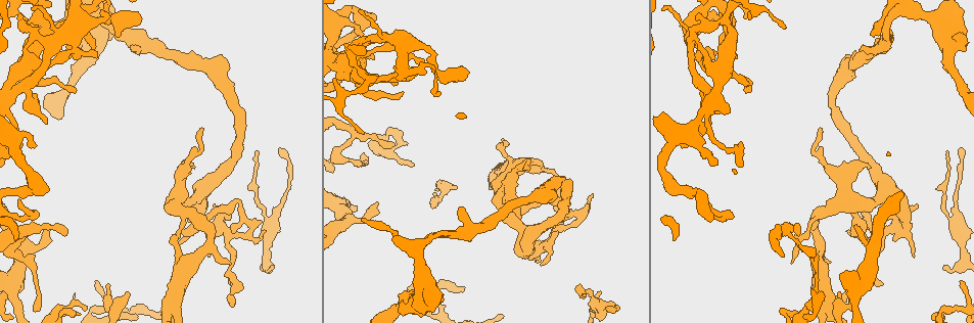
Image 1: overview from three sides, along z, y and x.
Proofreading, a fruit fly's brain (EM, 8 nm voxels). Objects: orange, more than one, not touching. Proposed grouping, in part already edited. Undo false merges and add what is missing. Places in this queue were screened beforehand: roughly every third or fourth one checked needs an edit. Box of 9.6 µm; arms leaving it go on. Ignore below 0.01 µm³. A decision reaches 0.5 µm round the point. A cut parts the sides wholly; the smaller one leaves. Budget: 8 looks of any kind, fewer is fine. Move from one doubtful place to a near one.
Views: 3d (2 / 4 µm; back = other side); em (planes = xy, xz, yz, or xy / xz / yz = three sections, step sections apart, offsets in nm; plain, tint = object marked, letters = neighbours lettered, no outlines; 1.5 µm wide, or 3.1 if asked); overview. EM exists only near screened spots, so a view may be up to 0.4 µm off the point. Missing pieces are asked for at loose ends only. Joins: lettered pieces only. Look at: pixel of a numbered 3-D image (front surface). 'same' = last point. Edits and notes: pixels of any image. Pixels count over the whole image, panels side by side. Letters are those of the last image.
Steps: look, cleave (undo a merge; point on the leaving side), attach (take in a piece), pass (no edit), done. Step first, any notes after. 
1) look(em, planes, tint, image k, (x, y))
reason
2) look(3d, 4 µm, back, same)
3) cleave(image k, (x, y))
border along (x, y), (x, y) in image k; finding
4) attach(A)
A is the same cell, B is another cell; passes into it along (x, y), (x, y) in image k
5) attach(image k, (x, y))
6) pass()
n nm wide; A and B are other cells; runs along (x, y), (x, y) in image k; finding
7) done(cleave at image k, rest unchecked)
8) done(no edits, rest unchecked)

look(3d, 4 µm, back, image 1, (75, 91))
free end

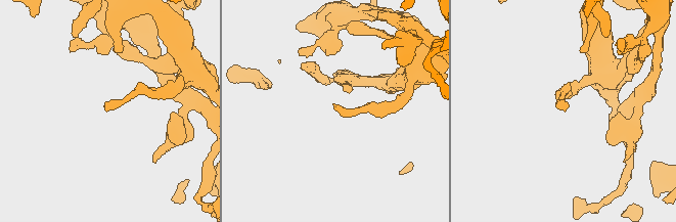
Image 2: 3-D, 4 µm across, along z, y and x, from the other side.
look(em, xz, step 4, tint, image 2, (103, 105))
now the EM

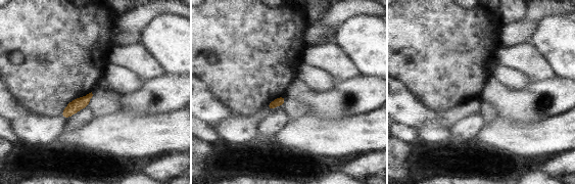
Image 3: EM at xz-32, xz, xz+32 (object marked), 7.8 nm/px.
look(em, planes, letters, same)
another direction

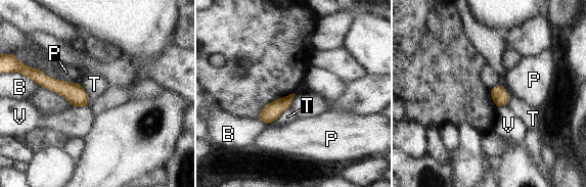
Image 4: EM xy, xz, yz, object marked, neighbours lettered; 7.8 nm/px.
pass()
B, P, T and V are other cells; runs along (41, 77), (72, 91), (86, 103) in image 4; no lettered piece goes on from it

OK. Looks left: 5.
look(em, yz, step 8, letters, image 1, (182, 241))
end of a long branch

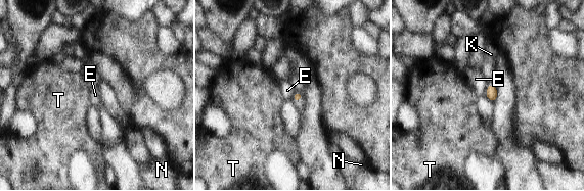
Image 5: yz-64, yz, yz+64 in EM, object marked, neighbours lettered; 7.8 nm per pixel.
pass()
E touches over 100 nm; E, K, N and T are other cells; border along (488, 84), (485, 95) in image 5; no lettered piece goes on from it

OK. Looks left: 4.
look(3d, 2 µm, image 1, (530, 168))
branch stops here

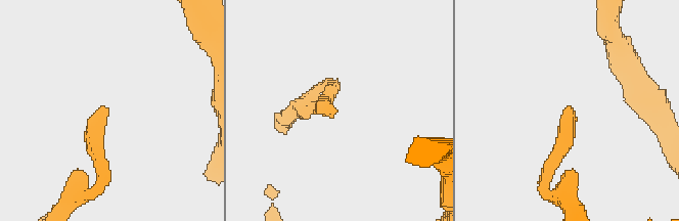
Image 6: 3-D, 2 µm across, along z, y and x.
look(em, xz, step 8, letters, image 6, (337, 111))
now the EM

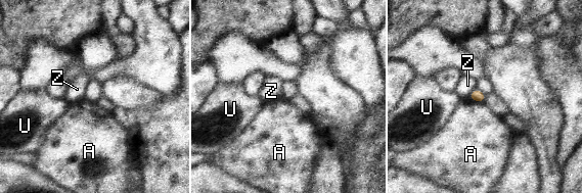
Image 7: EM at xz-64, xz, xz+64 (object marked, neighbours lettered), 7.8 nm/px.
pass()
90 nm wide; A, U and Z are other cells; border along (468, 98), (482, 102) in image 7; none of them fits

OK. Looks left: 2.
done(no edits, rest unchecked)

